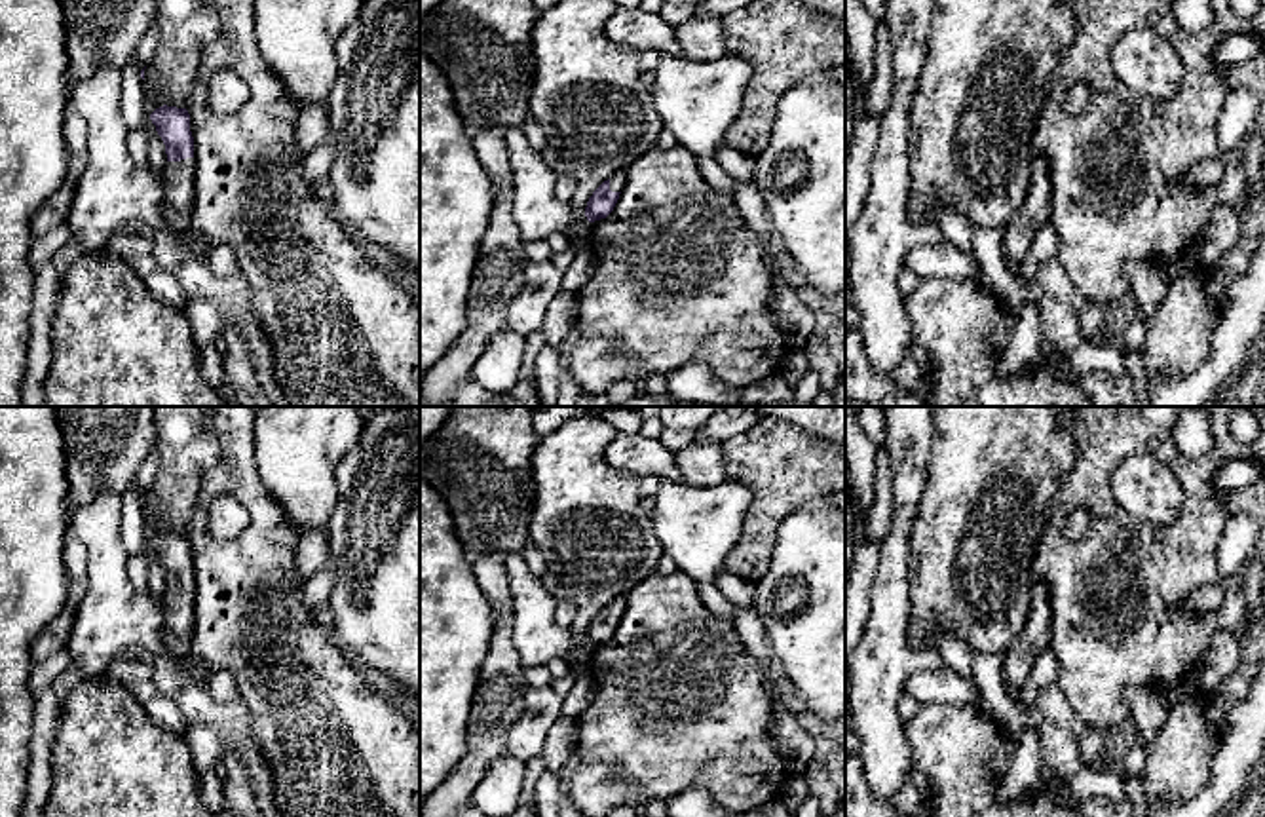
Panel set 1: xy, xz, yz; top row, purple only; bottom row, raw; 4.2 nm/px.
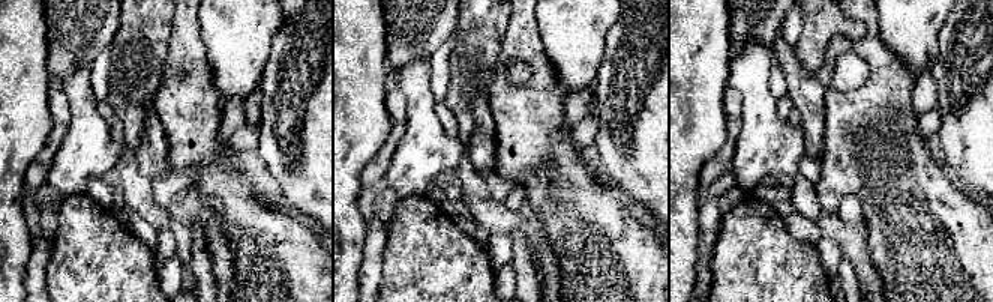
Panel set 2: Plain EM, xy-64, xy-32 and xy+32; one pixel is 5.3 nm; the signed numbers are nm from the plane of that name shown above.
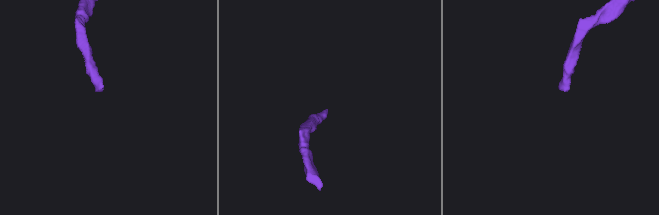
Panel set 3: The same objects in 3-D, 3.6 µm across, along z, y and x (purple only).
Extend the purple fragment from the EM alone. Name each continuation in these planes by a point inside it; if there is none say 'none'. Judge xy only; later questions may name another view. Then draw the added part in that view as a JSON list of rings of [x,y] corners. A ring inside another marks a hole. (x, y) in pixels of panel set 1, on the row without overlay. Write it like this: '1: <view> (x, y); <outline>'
1: xy (179, 603); [[[196,585],[167,587],[163,595],[163,627],[190,640],[196,627]]]

